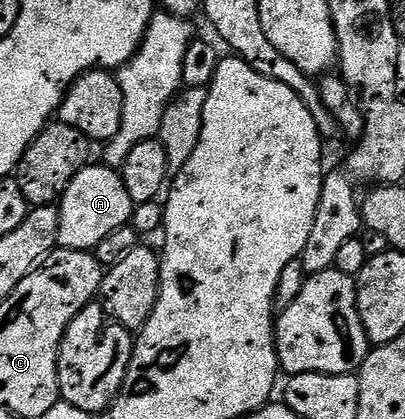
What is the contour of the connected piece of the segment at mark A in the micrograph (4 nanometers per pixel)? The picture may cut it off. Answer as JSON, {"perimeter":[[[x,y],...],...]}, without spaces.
{"perimeter":[[[95,163],[83,168],[81,174],[69,182],[65,194],[58,201],[59,244],[64,248],[90,252],[101,242],[101,238],[113,234],[113,230],[128,227],[132,219],[133,205],[122,175],[114,168]]]}

